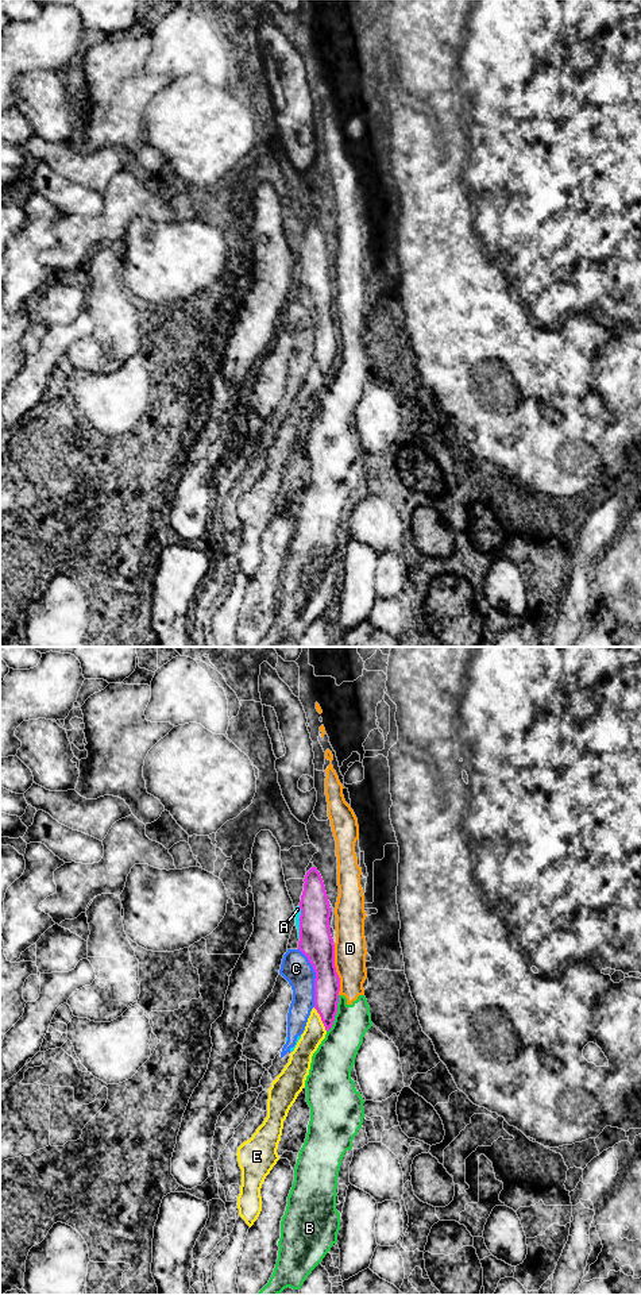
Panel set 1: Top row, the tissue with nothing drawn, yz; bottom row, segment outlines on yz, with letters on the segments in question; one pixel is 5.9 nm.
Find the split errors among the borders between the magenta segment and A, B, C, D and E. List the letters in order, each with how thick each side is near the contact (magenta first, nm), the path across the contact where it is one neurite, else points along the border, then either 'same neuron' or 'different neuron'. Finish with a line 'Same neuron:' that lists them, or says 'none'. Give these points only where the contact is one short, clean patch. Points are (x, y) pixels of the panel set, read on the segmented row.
A: 200/40 nm | different neuron
B: 160/240 nm | along yz (339, 995), (335, 1020), (327, 1032) | different neuron
C: 200/180 nm | different neuron
D: 200/190 nm | different neuron
E: 160/130 nm | different neuron
Same neuron: none

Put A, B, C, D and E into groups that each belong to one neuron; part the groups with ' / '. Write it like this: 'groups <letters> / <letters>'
groups A C / B D / E

